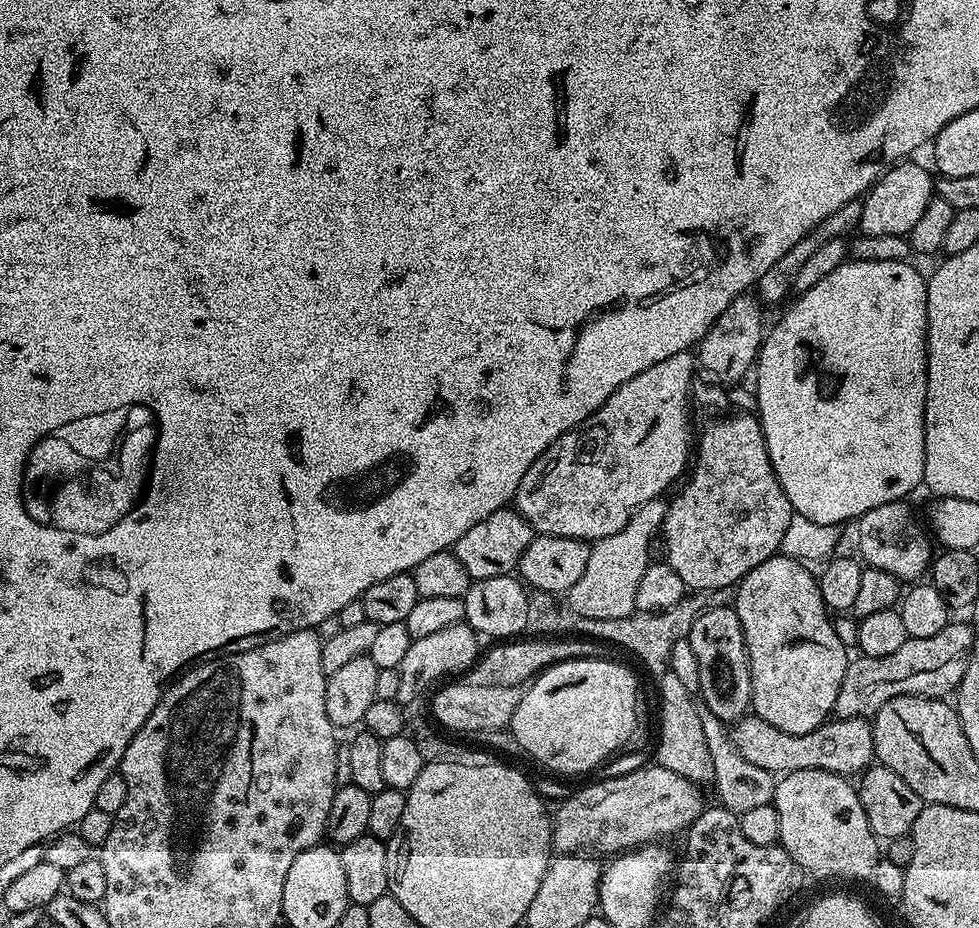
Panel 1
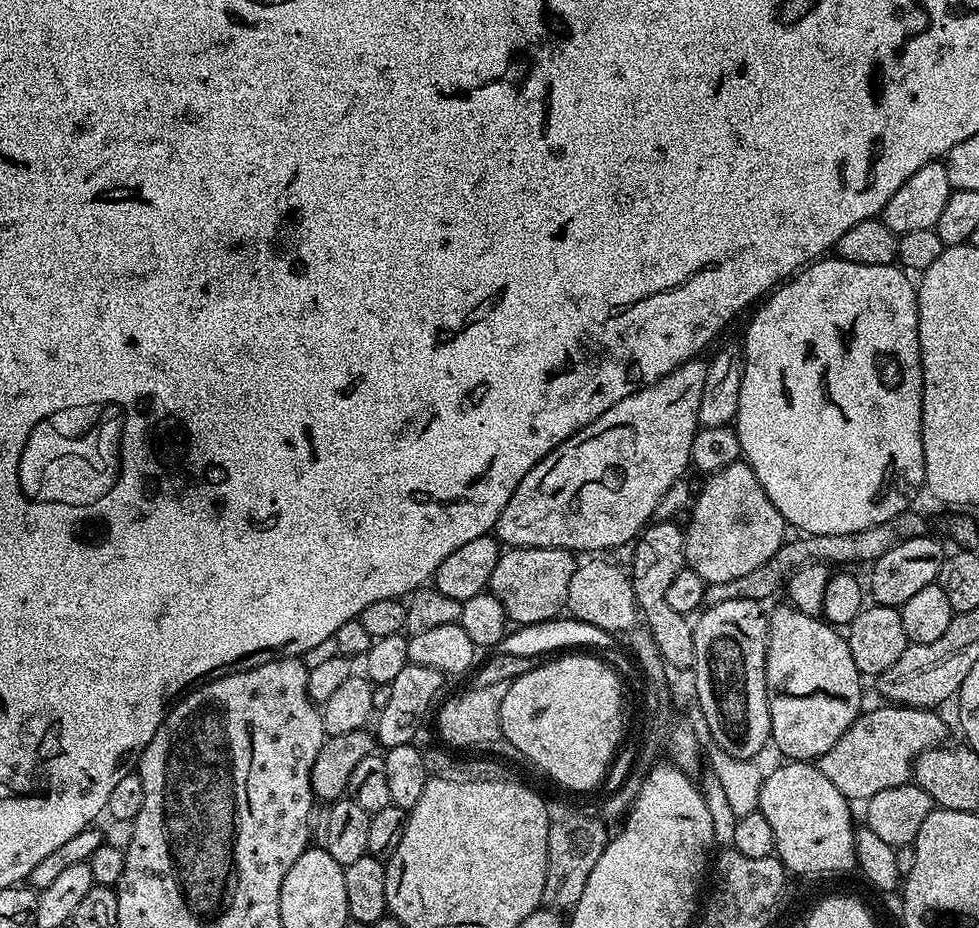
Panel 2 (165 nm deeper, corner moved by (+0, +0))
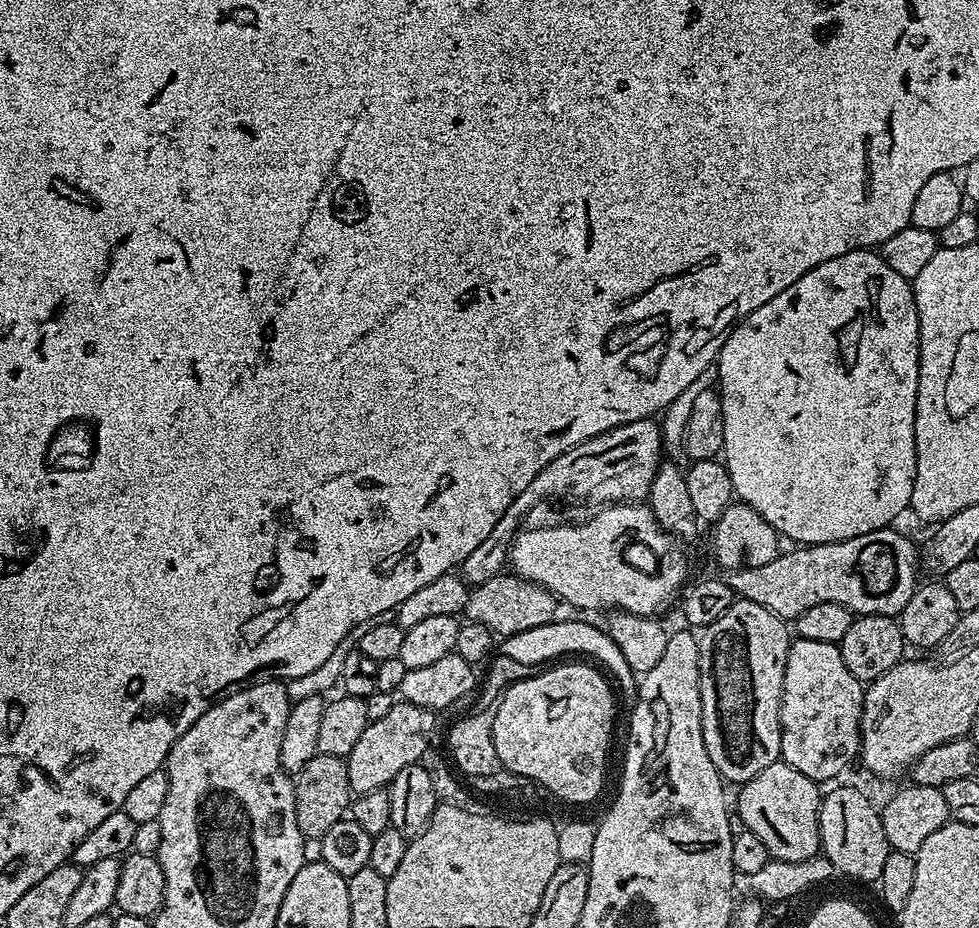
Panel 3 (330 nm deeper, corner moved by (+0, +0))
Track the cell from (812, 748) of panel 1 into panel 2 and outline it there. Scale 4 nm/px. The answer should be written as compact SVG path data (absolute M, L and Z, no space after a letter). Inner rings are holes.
M903 706L884 707L888 708L872 708L869 712L868 709L861 711L846 730L846 734L842 734L842 738L838 738L838 742L834 742L834 746L830 746L830 750L826 750L826 754L822 754L819 758L820 772L826 774L826 778L834 782L838 794L842 794L850 802L856 802L856 800L867 802L870 798L874 798L874 794L878 794L878 790L890 790L890 786L902 786L909 783L914 776L917 758L926 750L939 748L947 741L944 739L948 736L948 724L939 716L939 711Z

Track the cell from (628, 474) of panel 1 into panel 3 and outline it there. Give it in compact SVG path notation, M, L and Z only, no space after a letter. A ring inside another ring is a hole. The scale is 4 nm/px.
M655 419L635 420L598 434L570 450L566 450L554 462L547 464L530 482L530 486L502 514L502 518L490 530L490 534L458 565L458 572L469 585L475 586L501 575L505 567L512 538L521 527L520 519L539 500L552 500L555 496L573 496L576 500L601 500L601 505L621 502L640 502L648 495L650 482L654 482L656 468L662 463L660 426Z

